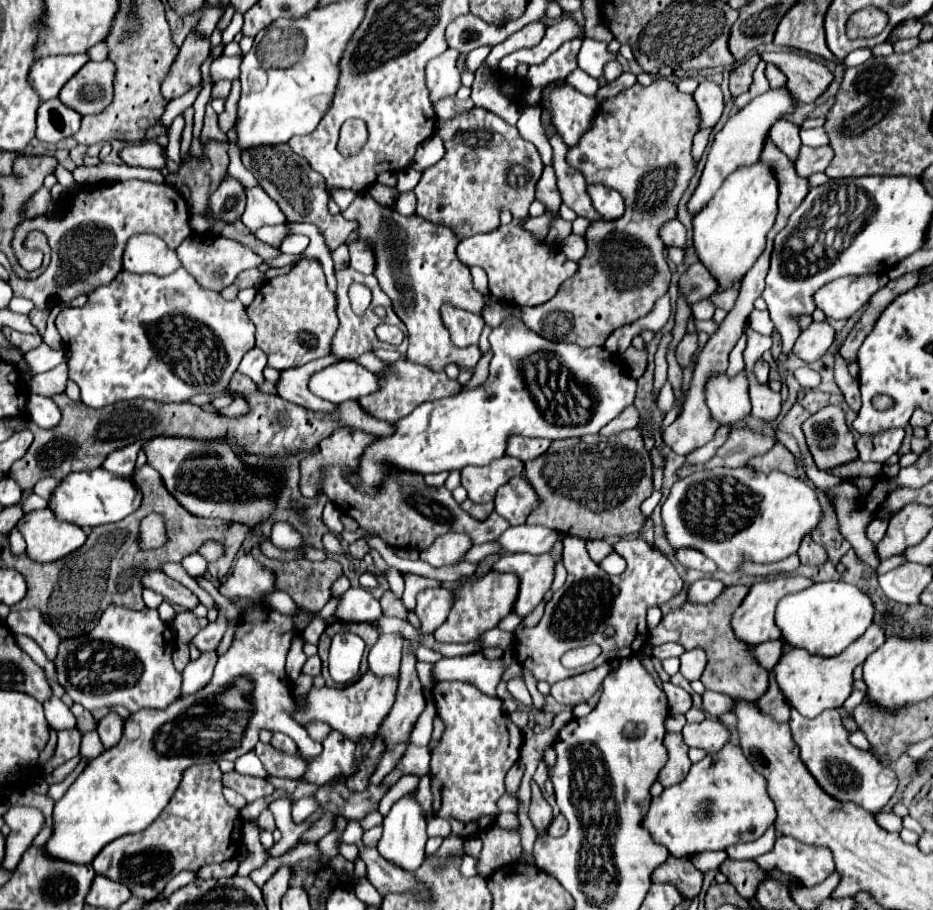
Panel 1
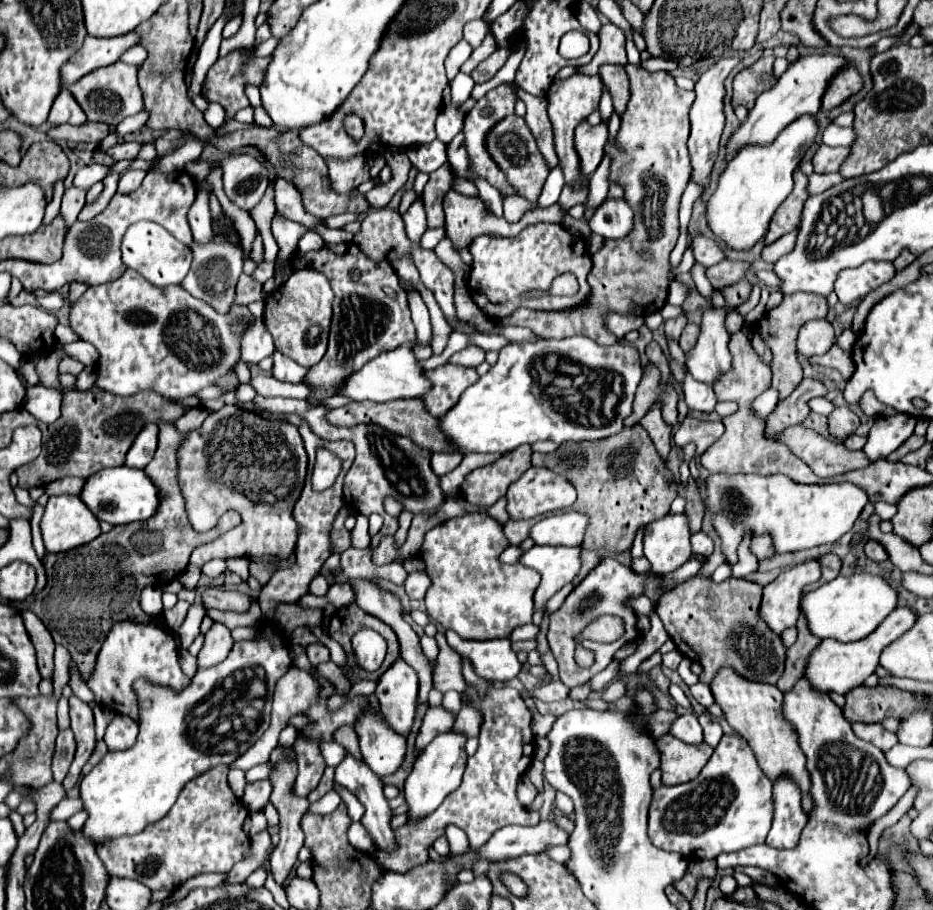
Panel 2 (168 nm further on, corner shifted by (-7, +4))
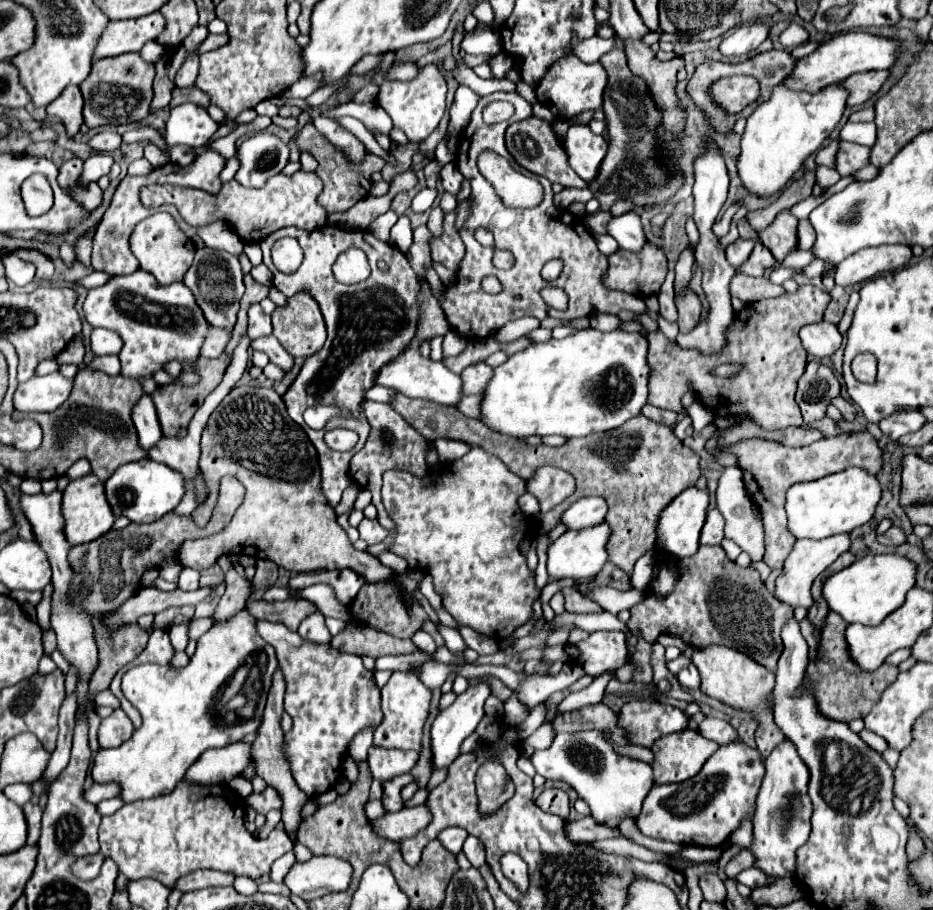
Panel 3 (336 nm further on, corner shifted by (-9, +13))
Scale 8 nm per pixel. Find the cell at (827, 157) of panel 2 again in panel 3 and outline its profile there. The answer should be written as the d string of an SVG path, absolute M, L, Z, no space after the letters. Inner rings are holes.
M852 142L840 144L840 152L836 156L836 170L840 176L852 176L856 170L868 164L870 164L870 148Z

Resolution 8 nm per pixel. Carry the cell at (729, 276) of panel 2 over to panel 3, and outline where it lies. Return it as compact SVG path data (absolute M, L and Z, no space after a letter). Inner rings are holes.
M758 240L756 246L754 246L752 256L746 260L744 268L738 268L738 270L744 272L744 274L748 274L748 276L764 276L766 270L774 270L774 264L776 264L774 256L772 256L770 250Z

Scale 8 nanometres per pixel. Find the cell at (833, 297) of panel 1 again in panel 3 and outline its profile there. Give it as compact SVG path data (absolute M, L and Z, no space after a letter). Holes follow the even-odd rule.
M906 244L864 248L848 258L844 258L840 264L836 264L834 278L836 278L838 286L860 284L882 272L902 268L910 258L912 258L912 250Z

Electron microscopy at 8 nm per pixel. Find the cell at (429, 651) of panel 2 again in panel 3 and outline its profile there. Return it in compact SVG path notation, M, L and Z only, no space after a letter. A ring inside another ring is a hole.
M418 630L418 632L412 636L412 642L416 644L416 648L420 648L420 650L424 650L424 652L428 652L428 654L432 654L432 652L436 650L436 644L434 644L432 636L430 636L428 632L424 632L424 630Z

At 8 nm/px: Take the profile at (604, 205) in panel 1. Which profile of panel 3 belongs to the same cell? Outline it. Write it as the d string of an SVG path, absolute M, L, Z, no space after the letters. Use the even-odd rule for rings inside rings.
M630 210L622 216L616 216L610 224L608 224L608 234L616 238L616 242L620 244L622 250L628 252L640 252L646 244L646 236L640 224L640 216L638 212Z

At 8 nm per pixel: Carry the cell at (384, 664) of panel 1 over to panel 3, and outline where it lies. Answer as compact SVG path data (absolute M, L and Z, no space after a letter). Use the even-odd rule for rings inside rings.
M394 672L392 678L382 688L384 722L376 728L372 746L414 750L420 754L420 750L422 750L422 728L424 728L424 722L426 722L428 712L430 712L430 700L432 700L432 692L416 676Z

